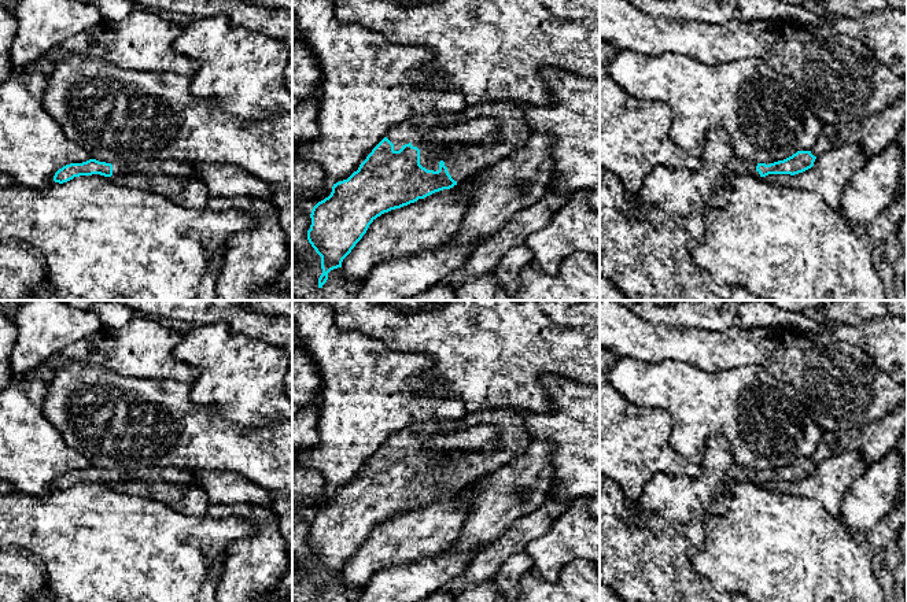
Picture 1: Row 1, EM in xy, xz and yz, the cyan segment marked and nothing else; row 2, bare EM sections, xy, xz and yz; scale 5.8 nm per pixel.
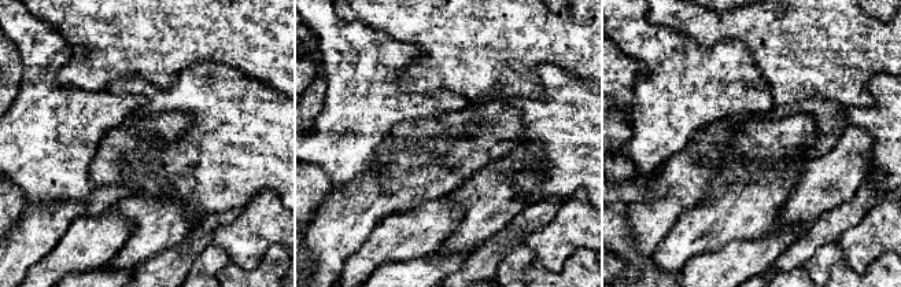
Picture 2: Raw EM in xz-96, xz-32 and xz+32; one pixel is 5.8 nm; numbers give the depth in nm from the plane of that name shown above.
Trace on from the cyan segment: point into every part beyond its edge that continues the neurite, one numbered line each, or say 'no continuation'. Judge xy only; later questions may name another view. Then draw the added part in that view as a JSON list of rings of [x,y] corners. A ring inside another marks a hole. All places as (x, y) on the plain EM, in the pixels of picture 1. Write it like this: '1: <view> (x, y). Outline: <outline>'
1: xy (148, 473). Outline: [[[144,466],[134,470],[111,470],[113,483],[118,481],[163,481],[195,484],[192,470],[176,466]]]

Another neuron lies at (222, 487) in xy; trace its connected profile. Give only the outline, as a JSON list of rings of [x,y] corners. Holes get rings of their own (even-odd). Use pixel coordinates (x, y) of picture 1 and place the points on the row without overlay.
[[[192,470],[195,485],[200,487],[211,505],[259,505],[270,506],[272,495],[236,472]]]

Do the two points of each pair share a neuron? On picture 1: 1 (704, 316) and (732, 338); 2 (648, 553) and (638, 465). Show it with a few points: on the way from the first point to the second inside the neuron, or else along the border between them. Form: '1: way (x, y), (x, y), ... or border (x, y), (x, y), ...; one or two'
1: border (690, 327), (711, 331), (730, 327), (754, 328); two
2: border (666, 475), (657, 473), (634, 506), (614, 482); two

